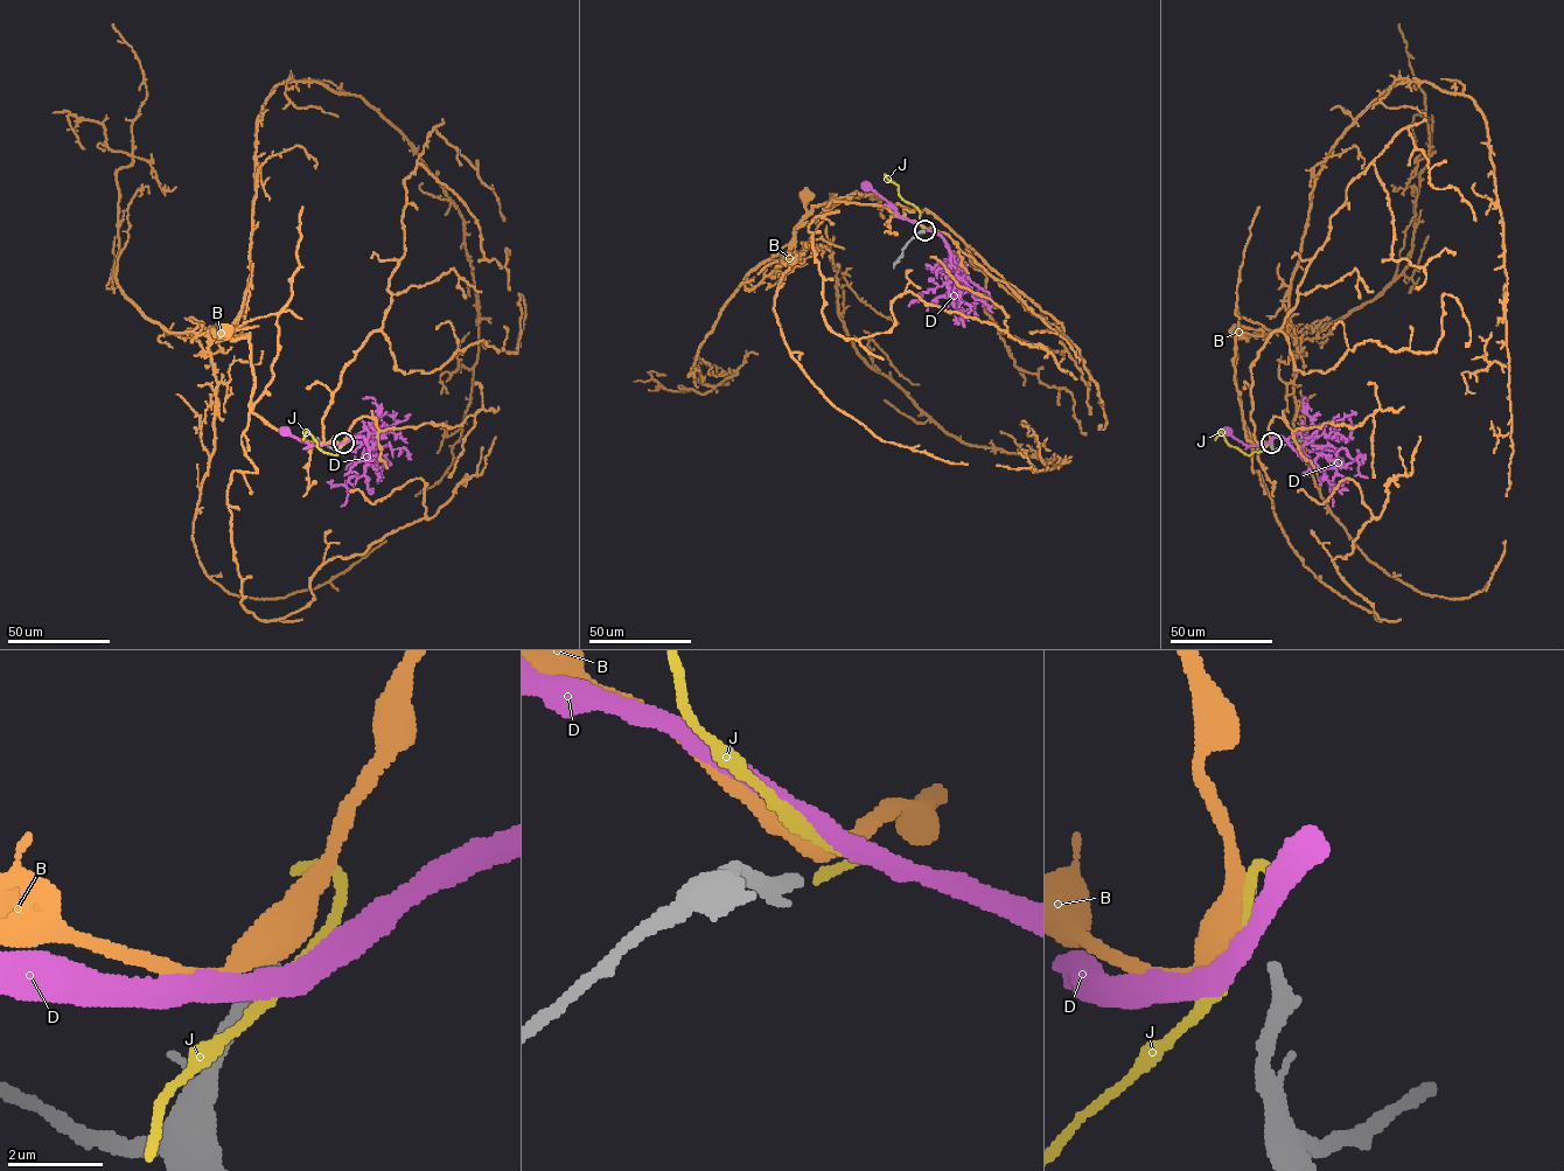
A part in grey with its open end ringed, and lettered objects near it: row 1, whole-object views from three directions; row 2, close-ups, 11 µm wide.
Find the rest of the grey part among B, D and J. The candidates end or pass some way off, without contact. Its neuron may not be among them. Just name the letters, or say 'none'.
none

